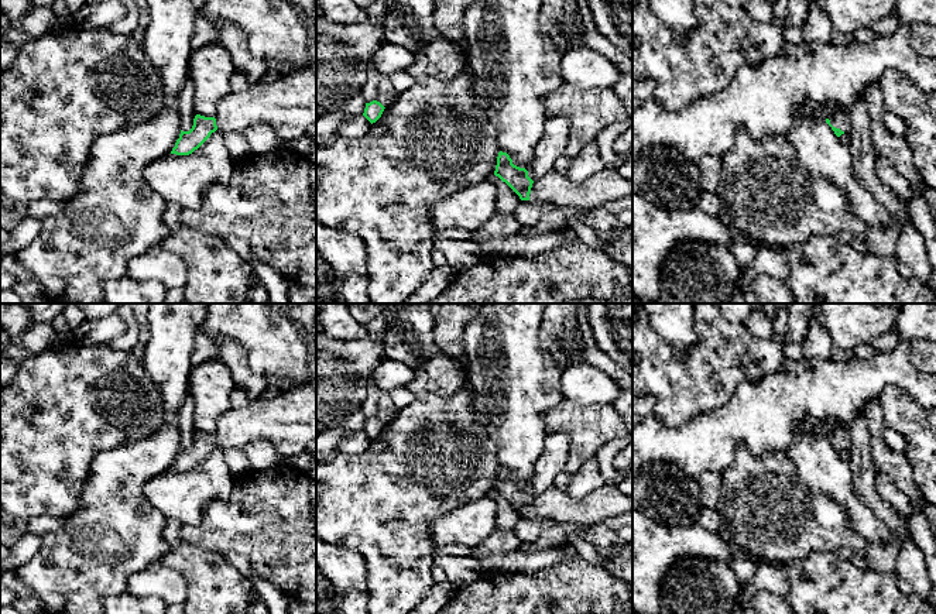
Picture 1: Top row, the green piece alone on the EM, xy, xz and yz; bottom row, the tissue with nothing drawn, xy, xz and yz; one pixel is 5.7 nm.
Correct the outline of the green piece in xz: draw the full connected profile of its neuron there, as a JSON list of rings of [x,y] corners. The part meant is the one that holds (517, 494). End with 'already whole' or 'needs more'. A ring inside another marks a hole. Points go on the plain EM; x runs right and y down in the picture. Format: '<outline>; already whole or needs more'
[[[500,467],[494,491],[505,498],[521,517],[531,517],[545,524],[575,524],[587,526],[607,518],[632,511],[632,495],[606,483],[589,495],[575,500],[568,490],[551,487],[532,497],[525,484],[512,480],[507,469]]]; needs more

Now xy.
[[[316,383],[284,390],[272,399],[248,402],[241,409],[229,409],[217,419],[213,433],[196,431],[189,447],[182,447],[171,470],[189,471],[216,446],[243,449],[265,439],[278,452],[281,462],[306,450],[316,439]]]; needs more

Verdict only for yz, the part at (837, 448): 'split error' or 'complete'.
split error

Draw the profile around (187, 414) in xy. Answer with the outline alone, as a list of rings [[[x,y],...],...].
[[[188,392],[178,414],[178,428],[182,447],[189,447],[193,442],[193,435],[196,432],[193,421],[195,421],[195,404],[192,395]]]

